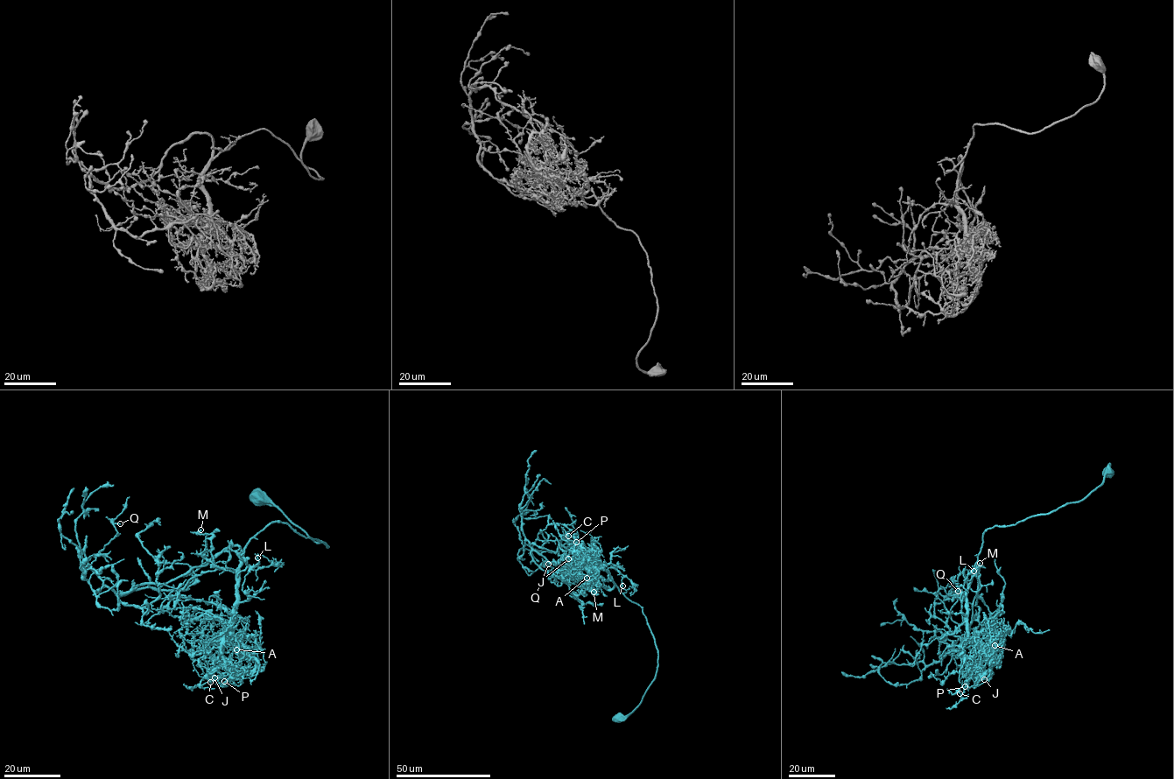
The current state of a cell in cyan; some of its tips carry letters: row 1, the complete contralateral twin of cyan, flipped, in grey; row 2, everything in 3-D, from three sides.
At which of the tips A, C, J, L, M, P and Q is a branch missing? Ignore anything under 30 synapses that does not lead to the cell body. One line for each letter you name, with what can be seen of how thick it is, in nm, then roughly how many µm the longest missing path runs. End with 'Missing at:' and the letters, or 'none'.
J: Thickness 360 nm. Missing length about 6 µm
Missing at: J

